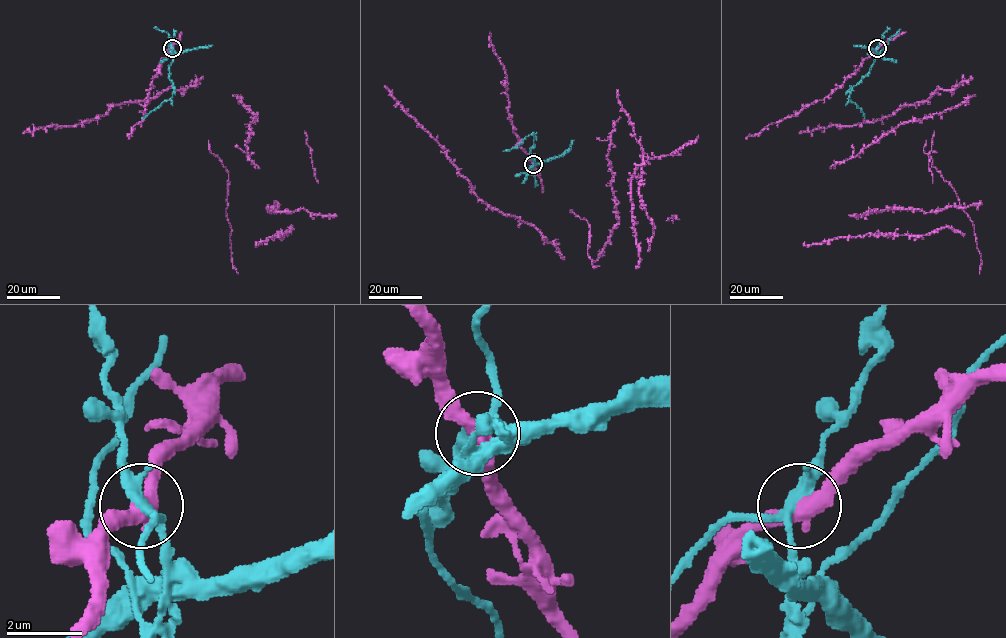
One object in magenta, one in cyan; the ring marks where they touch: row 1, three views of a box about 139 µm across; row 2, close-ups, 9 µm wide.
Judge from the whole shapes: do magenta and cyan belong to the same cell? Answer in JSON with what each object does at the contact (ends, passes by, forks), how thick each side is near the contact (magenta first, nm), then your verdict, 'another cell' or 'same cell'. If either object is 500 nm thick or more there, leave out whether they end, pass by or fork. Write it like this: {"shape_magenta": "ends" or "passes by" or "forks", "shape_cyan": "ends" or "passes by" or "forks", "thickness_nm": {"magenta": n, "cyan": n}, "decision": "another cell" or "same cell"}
{"shape_magenta": "passes by", "shape_cyan": "forks", "thickness_nm": {"magenta": 420, "cyan": 280}, "decision": "another cell"}

